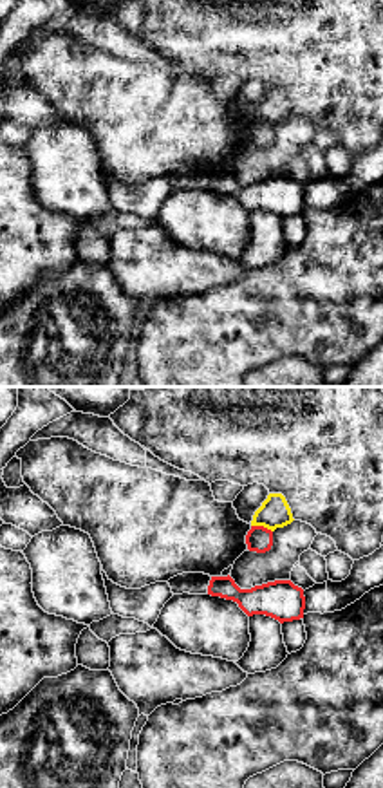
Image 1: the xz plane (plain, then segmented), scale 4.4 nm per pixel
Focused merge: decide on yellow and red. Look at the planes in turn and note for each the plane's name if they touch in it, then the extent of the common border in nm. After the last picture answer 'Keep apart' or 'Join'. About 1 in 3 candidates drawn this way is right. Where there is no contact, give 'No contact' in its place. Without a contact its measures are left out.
Touches yellow in xz. Shared border 100 nm

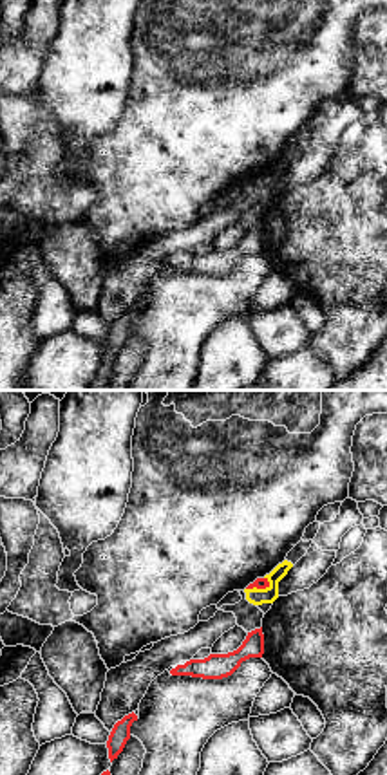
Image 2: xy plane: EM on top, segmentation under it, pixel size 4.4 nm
Touches yellow in xy. Shared border 120 nm

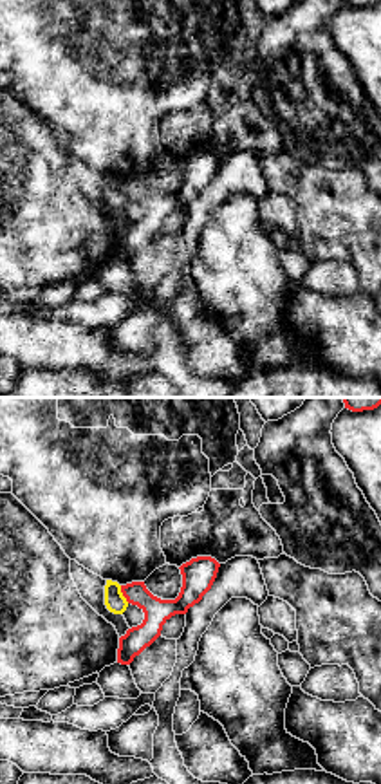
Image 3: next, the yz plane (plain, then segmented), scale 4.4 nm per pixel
Touches yellow in yz. Shared border 90 nm

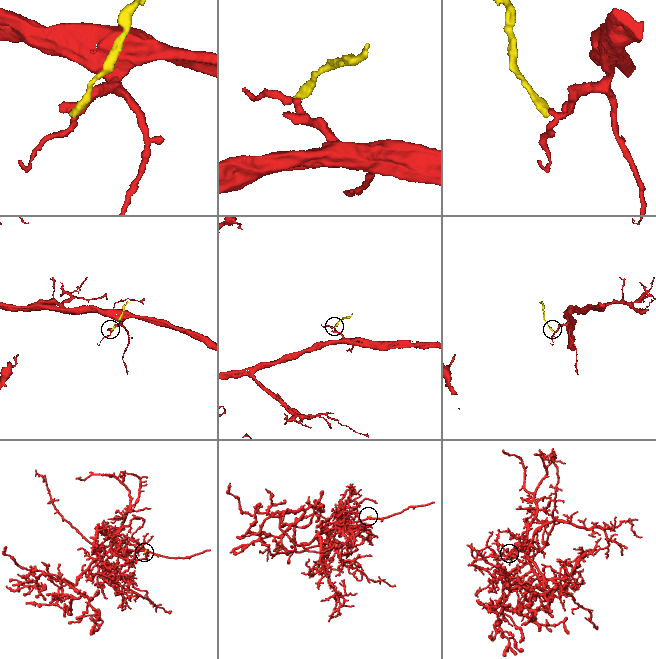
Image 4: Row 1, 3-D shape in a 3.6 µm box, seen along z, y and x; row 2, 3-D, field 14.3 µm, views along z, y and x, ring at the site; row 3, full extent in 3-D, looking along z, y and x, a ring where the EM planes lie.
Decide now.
Keep apart

